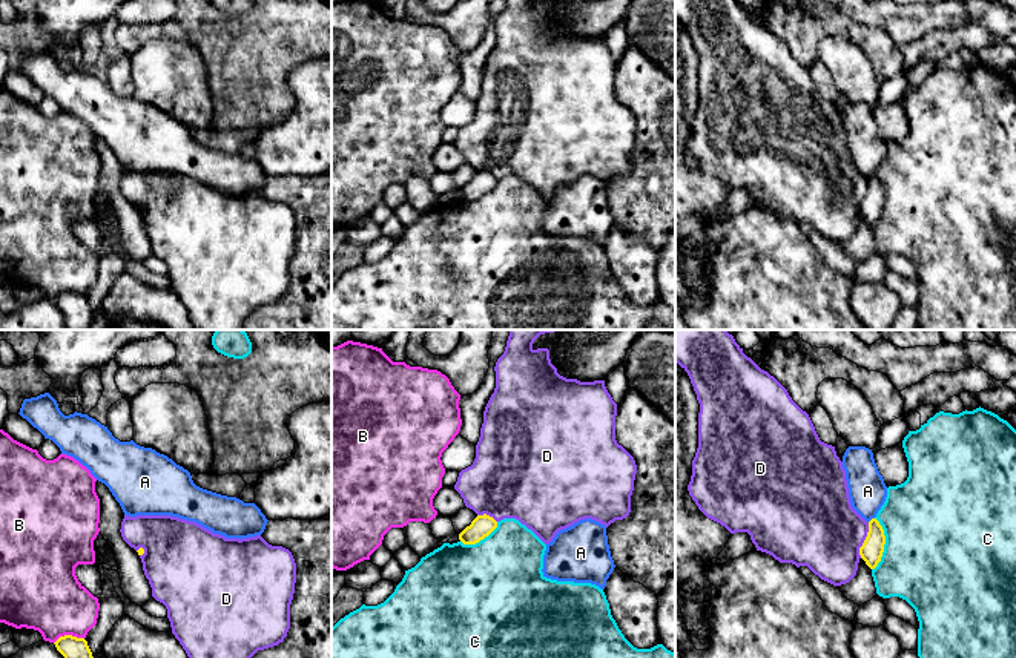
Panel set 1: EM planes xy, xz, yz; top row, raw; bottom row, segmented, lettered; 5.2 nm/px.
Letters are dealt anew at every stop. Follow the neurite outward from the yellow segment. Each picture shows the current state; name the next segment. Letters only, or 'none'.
none

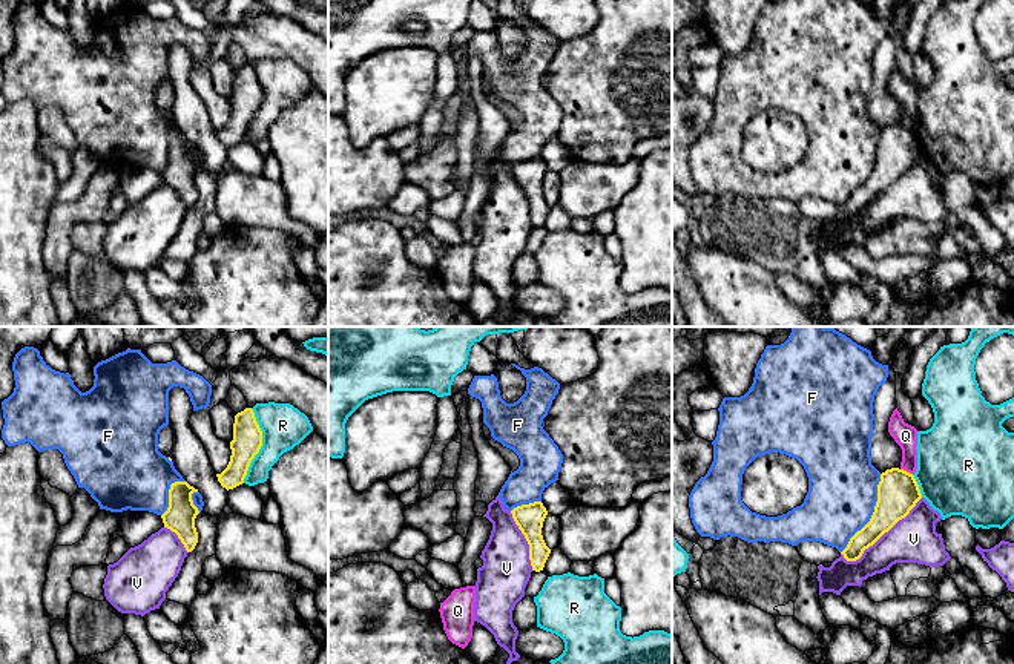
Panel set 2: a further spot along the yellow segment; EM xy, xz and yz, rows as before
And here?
none

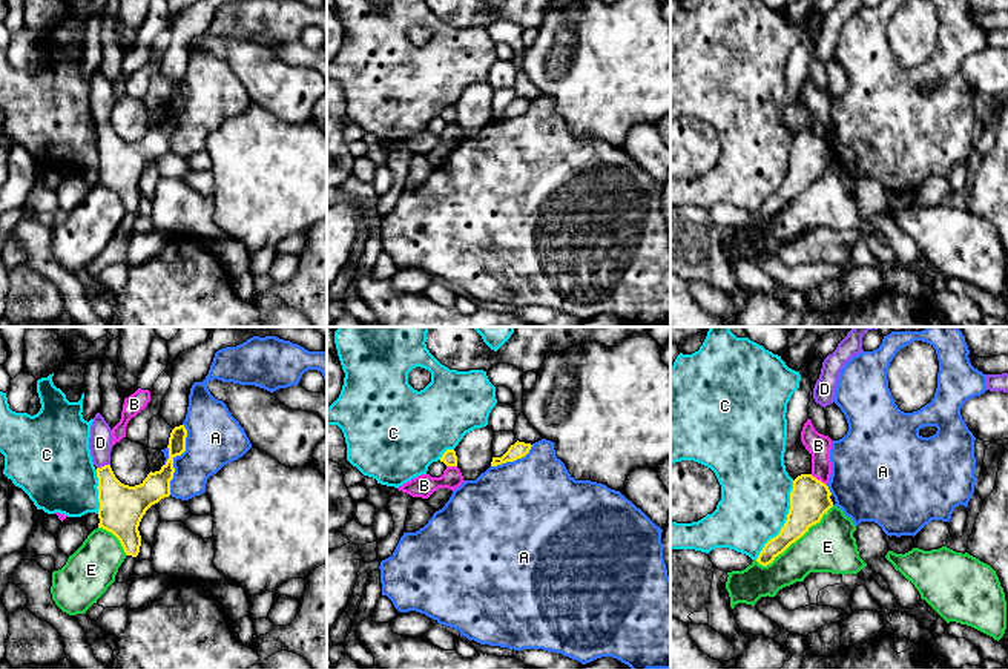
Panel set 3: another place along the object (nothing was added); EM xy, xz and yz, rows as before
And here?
D

